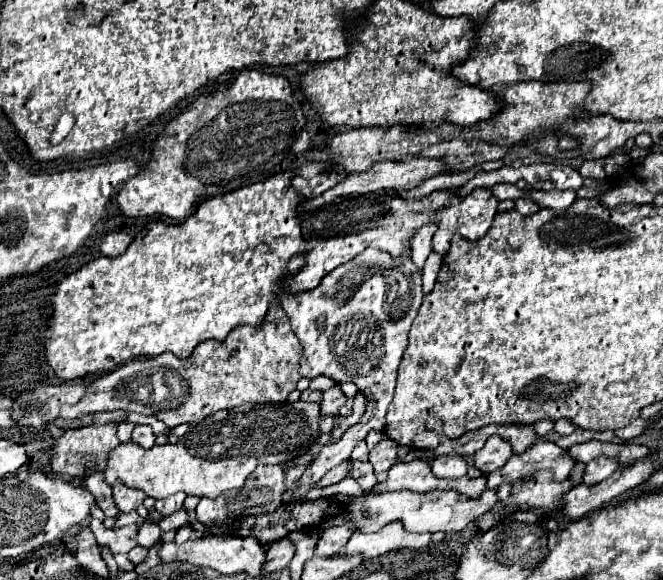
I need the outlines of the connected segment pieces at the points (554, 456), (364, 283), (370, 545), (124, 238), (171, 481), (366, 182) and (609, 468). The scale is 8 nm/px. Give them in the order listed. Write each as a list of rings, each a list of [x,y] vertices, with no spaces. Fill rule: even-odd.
[[[539,440],[523,454],[511,456],[503,468],[487,474],[487,486],[497,488],[503,482],[521,482],[525,476],[535,474],[539,470],[551,470],[555,482],[557,480],[563,482],[569,478],[573,468],[575,468],[575,458],[571,458],[567,450],[559,448],[555,442]]]
[[[367,248],[351,262],[329,272],[315,290],[289,294],[280,298],[285,314],[297,338],[303,342],[301,376],[315,378],[325,374],[337,382],[355,382],[357,388],[369,398],[367,412],[357,426],[347,430],[337,444],[323,446],[319,454],[311,460],[311,466],[303,472],[303,486],[295,490],[293,498],[305,496],[323,474],[331,468],[349,460],[351,450],[357,442],[365,440],[369,430],[383,432],[387,406],[393,398],[397,368],[407,348],[407,334],[411,322],[421,306],[421,274],[413,266],[409,254],[391,258],[387,252]],[[307,344],[311,348],[307,348]]]
[[[391,522],[391,526],[383,526],[383,530],[377,530],[373,534],[355,532],[339,556],[359,554],[363,556],[363,560],[367,560],[399,548],[413,548],[413,550],[425,548],[429,542],[431,542],[431,534],[411,534],[403,530],[399,522]]]
[[[109,232],[105,236],[105,240],[101,242],[101,254],[109,256],[109,258],[119,256],[127,250],[129,242],[131,242],[131,236],[127,232]]]
[[[269,402],[269,404],[243,404],[239,408],[221,410],[211,416],[207,416],[199,426],[189,428],[183,438],[179,438],[175,444],[165,446],[153,446],[149,450],[137,446],[135,442],[119,444],[109,454],[109,466],[103,472],[105,482],[113,484],[115,480],[121,480],[129,488],[143,490],[151,498],[167,498],[175,492],[185,492],[193,496],[207,496],[217,498],[225,490],[243,488],[247,476],[259,466],[259,464],[279,464],[285,466],[291,462],[291,458],[299,458],[299,454],[307,454],[307,450],[313,450],[317,446],[319,430],[319,418],[321,418],[319,402]]]
[[[419,156],[419,158],[411,158],[411,160],[401,160],[401,162],[383,160],[383,162],[373,164],[367,172],[349,174],[343,182],[339,182],[339,184],[333,186],[333,188],[329,188],[329,190],[323,192],[321,196],[305,200],[303,206],[301,206],[301,210],[313,210],[313,208],[325,206],[325,204],[329,204],[333,198],[337,198],[337,196],[367,194],[367,192],[377,192],[377,190],[385,190],[385,192],[389,192],[389,190],[413,190],[413,188],[421,186],[425,180],[439,176],[445,168],[447,168],[447,164],[445,164],[445,162],[439,162],[439,158],[421,158],[421,156]]]
[[[607,456],[593,458],[593,460],[585,466],[585,472],[583,472],[583,484],[595,486],[595,484],[607,480],[607,476],[611,476],[615,470],[617,470],[617,462],[615,462],[615,460],[607,458]]]

